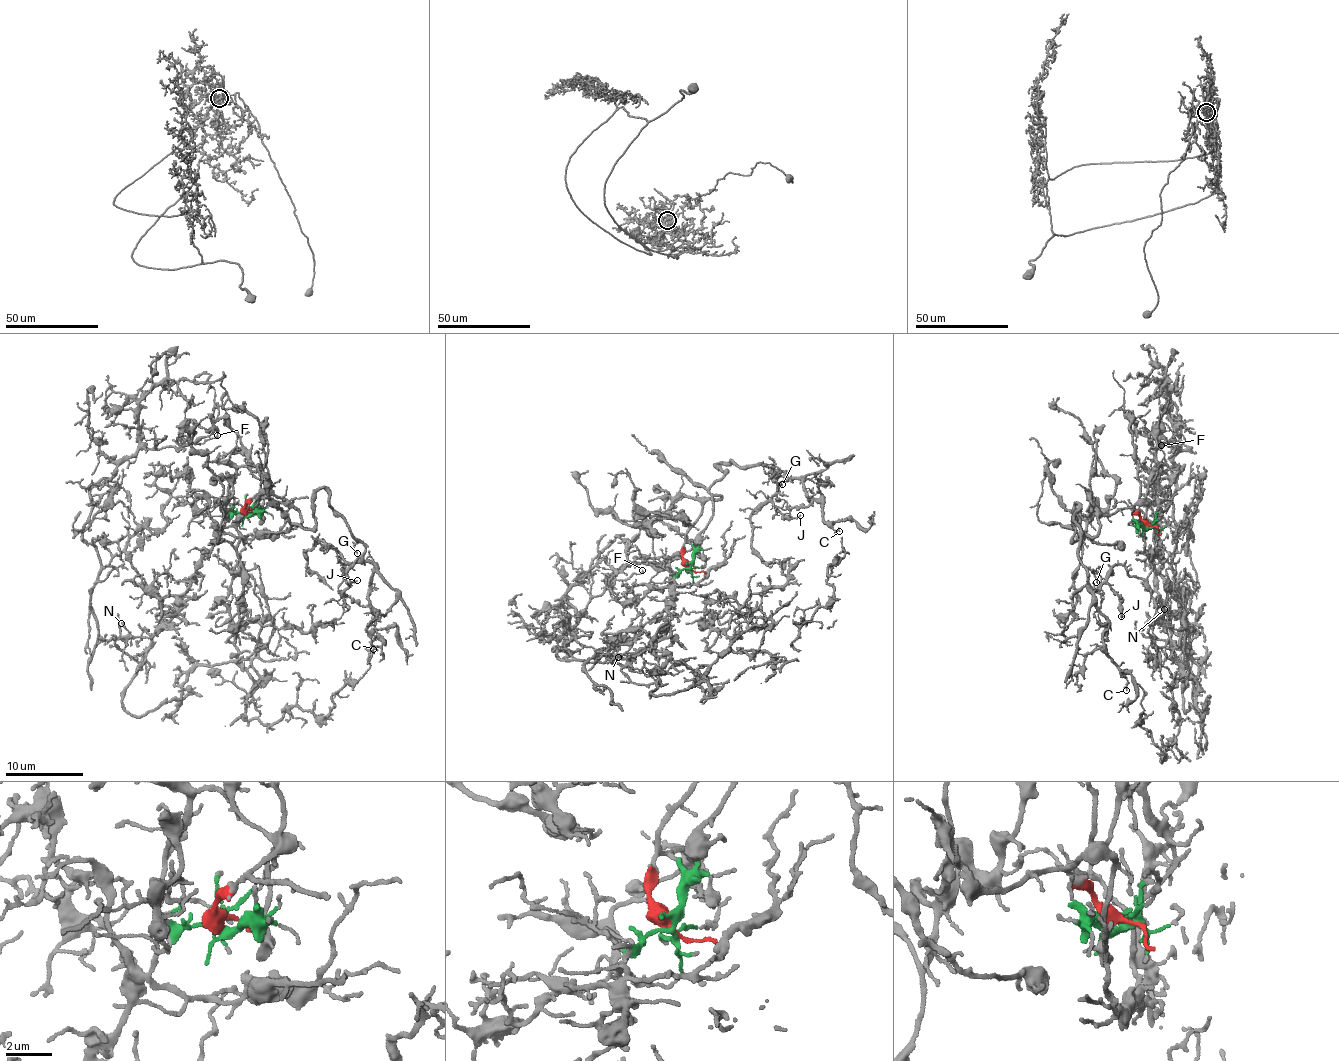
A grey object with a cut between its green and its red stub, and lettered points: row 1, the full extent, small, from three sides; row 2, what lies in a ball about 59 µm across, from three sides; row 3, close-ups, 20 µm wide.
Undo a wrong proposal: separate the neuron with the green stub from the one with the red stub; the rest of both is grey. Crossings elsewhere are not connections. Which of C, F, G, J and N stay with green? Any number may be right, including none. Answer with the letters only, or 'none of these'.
F, N

